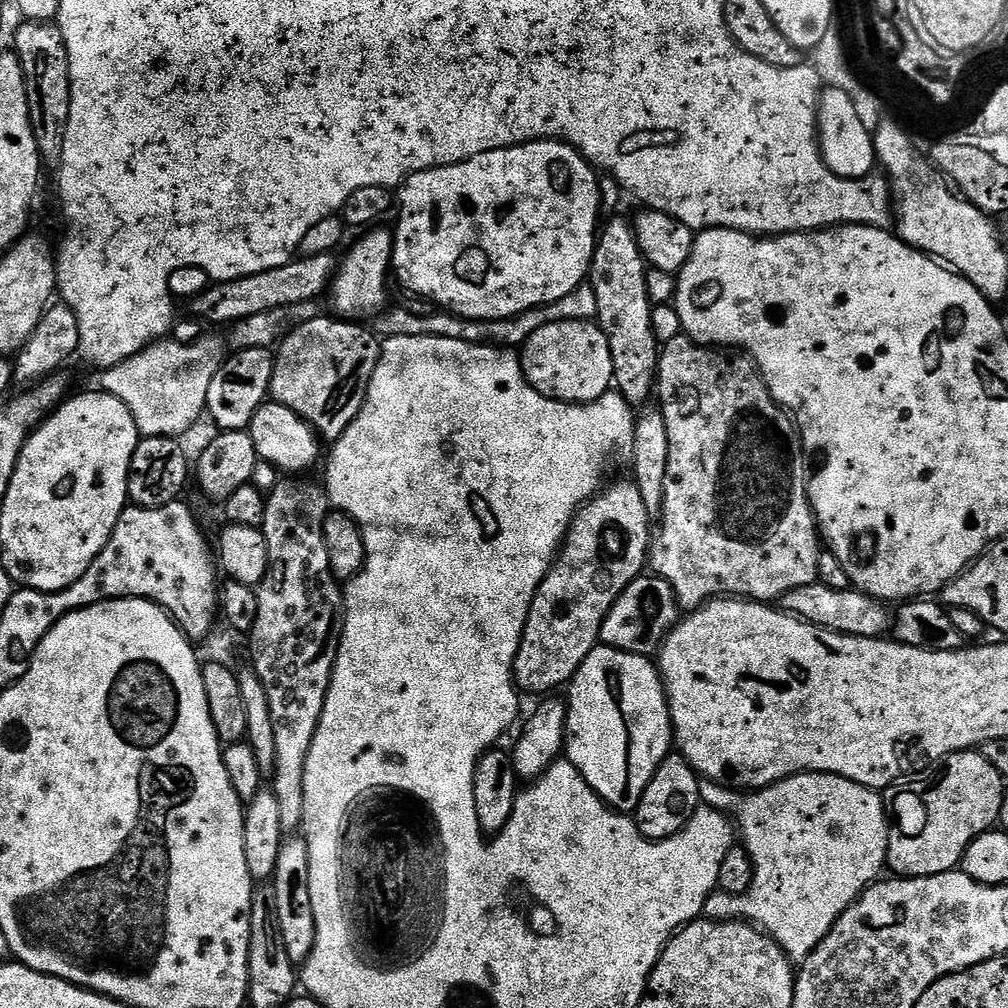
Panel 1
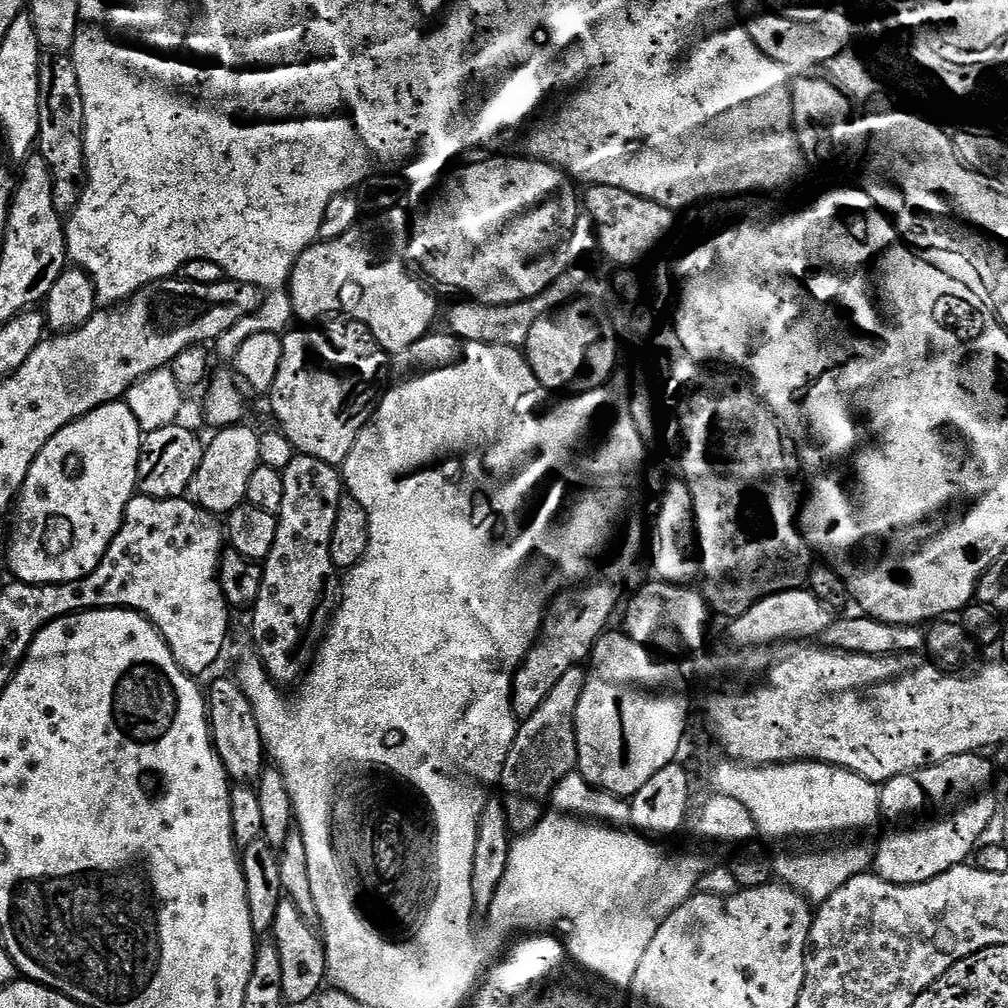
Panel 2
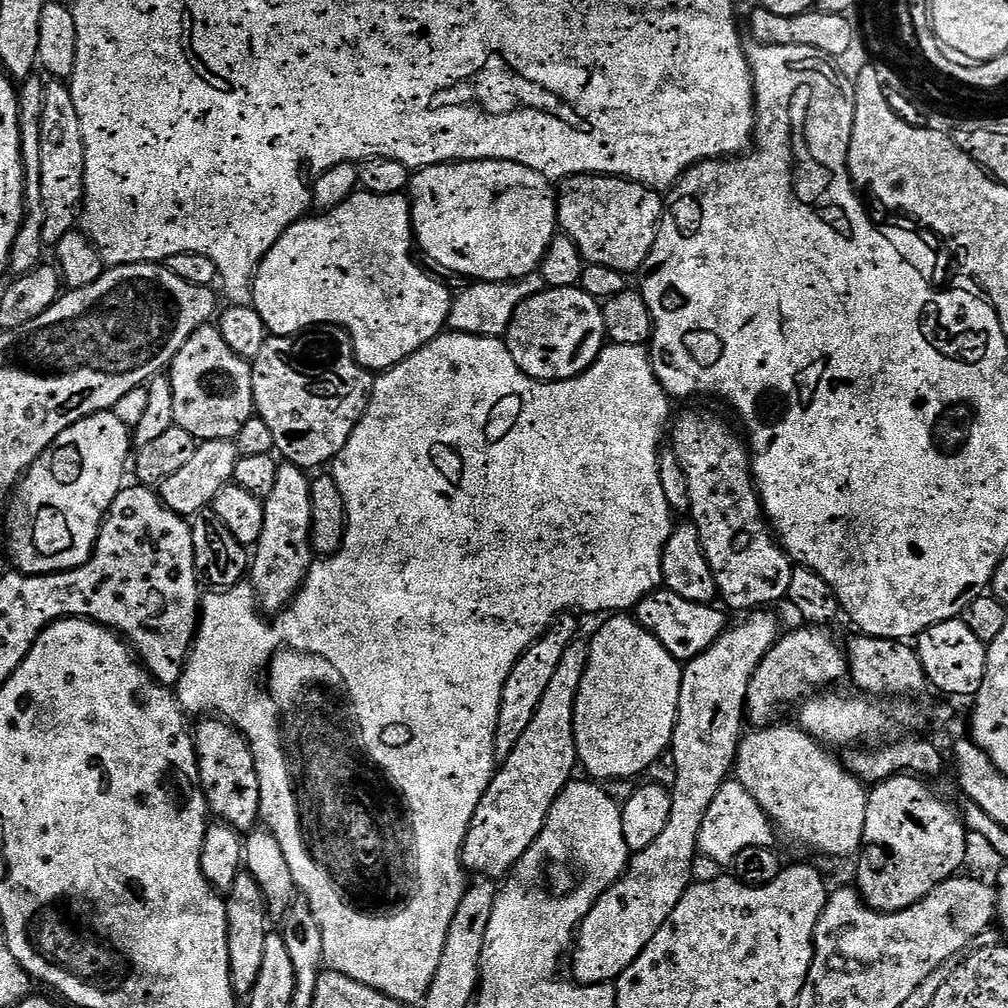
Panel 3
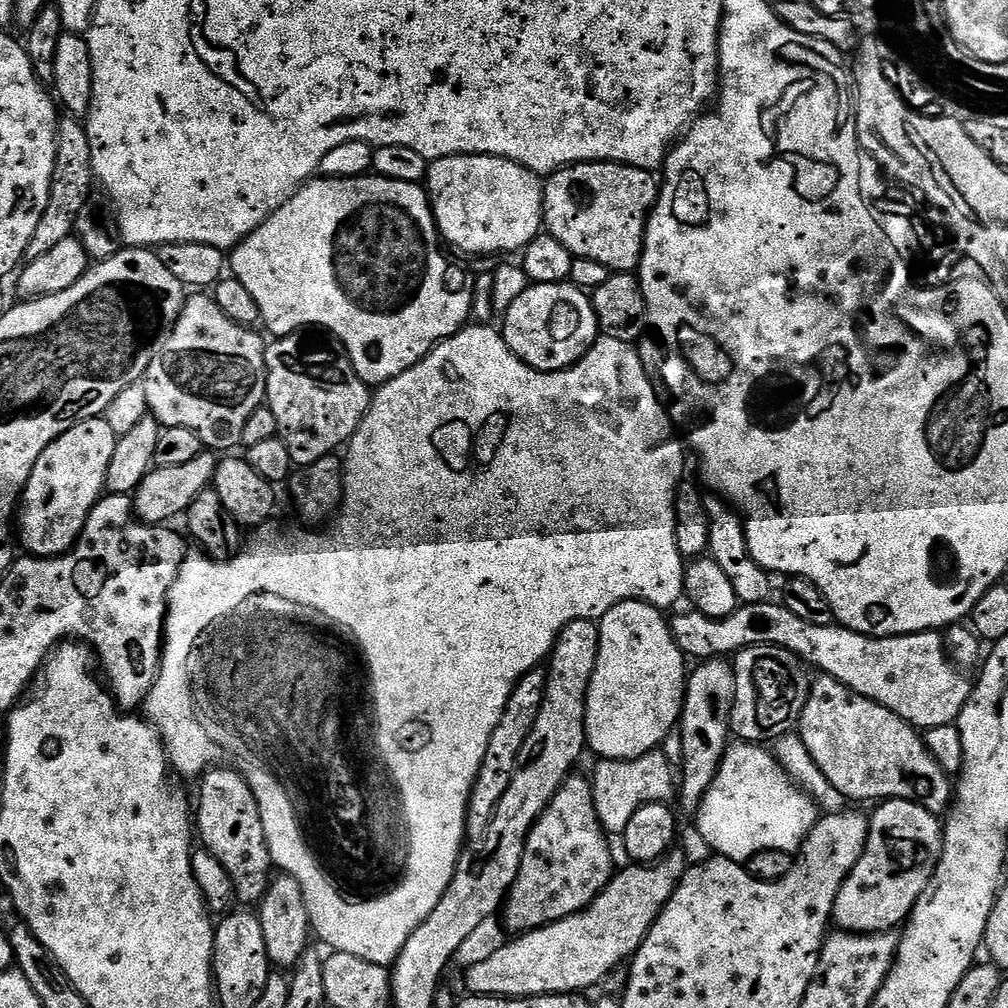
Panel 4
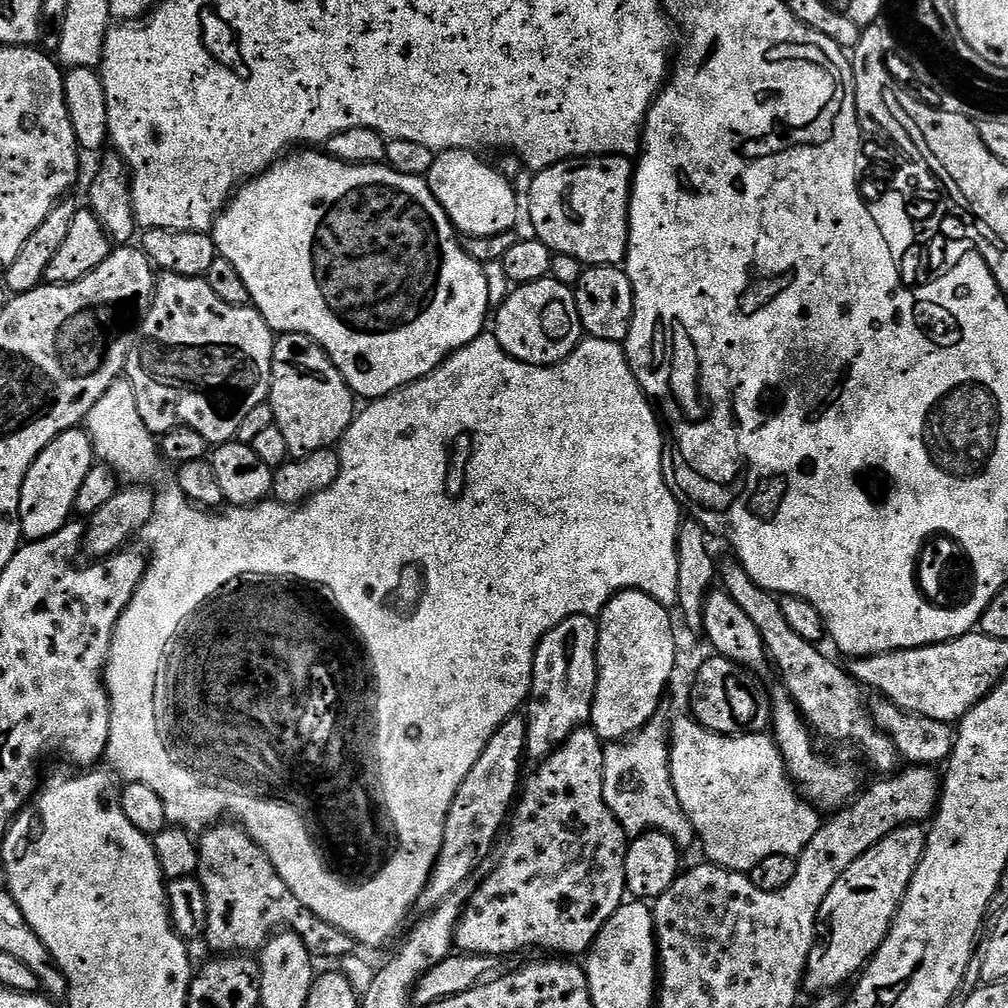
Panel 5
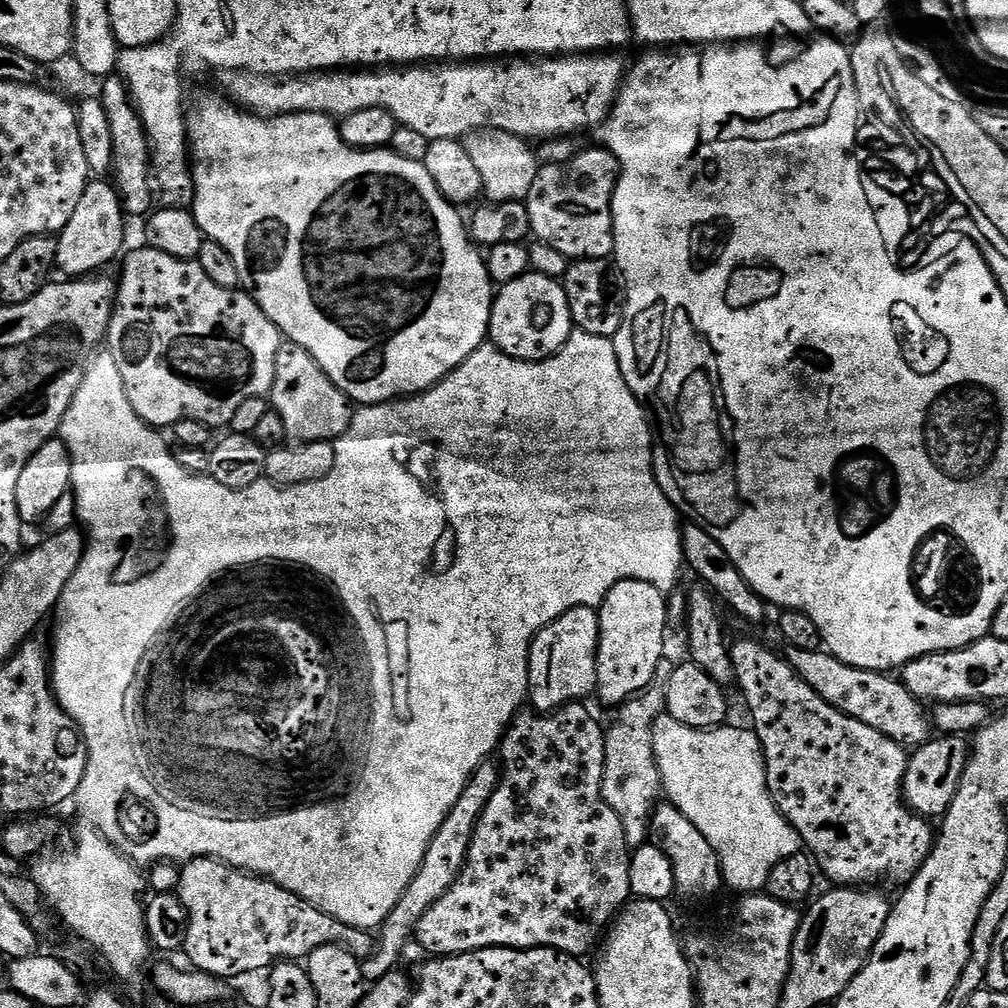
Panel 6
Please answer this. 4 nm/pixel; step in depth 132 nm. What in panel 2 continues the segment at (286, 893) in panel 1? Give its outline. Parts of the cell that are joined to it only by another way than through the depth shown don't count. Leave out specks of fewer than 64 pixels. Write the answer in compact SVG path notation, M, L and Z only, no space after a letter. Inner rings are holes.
M281 899L270 933L278 952L278 962L282 968L280 990L285 1005L304 1004L315 997L325 987L328 963L324 953L323 939L317 931L298 914L298 908L290 899Z

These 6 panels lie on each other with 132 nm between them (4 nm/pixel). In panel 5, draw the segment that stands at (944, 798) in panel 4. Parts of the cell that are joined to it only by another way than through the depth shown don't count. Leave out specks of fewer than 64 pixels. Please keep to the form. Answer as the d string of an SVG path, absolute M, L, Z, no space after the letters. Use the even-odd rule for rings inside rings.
M729 558L725 564L723 561L718 568L718 580L723 591L728 592L730 598L734 598L734 603L749 616L750 622L758 626L758 634L762 634L767 659L780 671L780 676L784 679L781 680L783 685L791 693L792 700L800 707L800 712L808 721L813 733L821 741L824 739L833 740L836 744L853 744L854 747L860 748L861 754L880 771L880 774L895 773L901 763L900 752L872 719L866 700L864 704L865 693L861 685L850 675L849 669L845 665L843 668L842 665L835 664L823 652L823 647L801 638L784 616L780 596L758 586L758 582L754 582L754 578L746 574L739 560Z

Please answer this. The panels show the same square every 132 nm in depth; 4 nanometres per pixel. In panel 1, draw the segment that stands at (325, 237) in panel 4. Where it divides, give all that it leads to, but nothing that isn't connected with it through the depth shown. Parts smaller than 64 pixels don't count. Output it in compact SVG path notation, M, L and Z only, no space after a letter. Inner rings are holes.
M384 226L373 227L361 235L365 236L345 254L344 260L342 256L336 274L332 277L330 297L332 296L332 304L336 307L335 315L349 322L363 321L363 316L375 317L385 311L389 303L388 276L390 280L394 236L389 229L387 232L380 227Z

